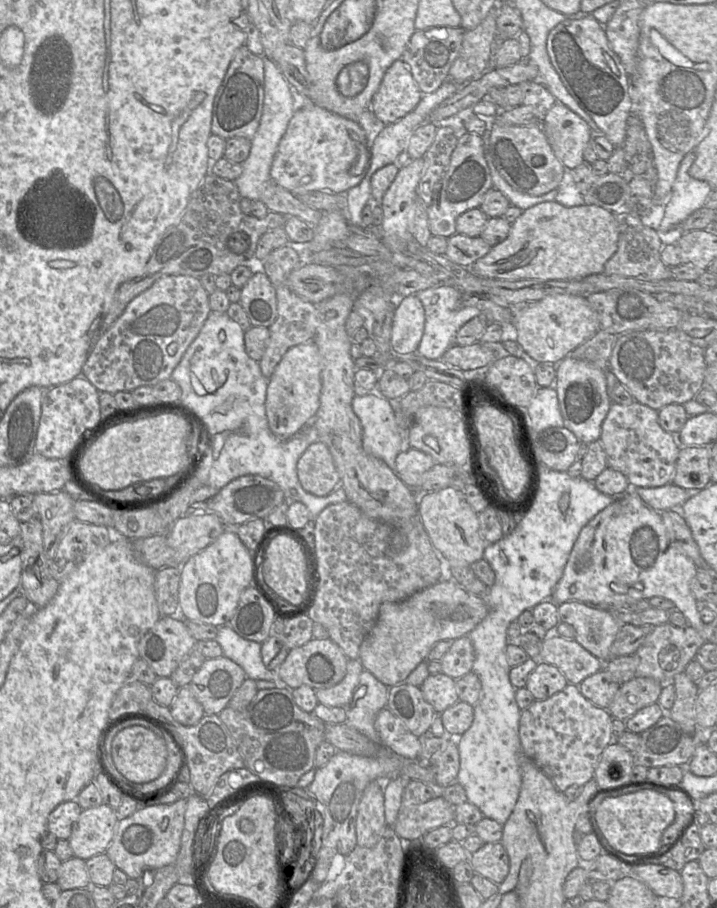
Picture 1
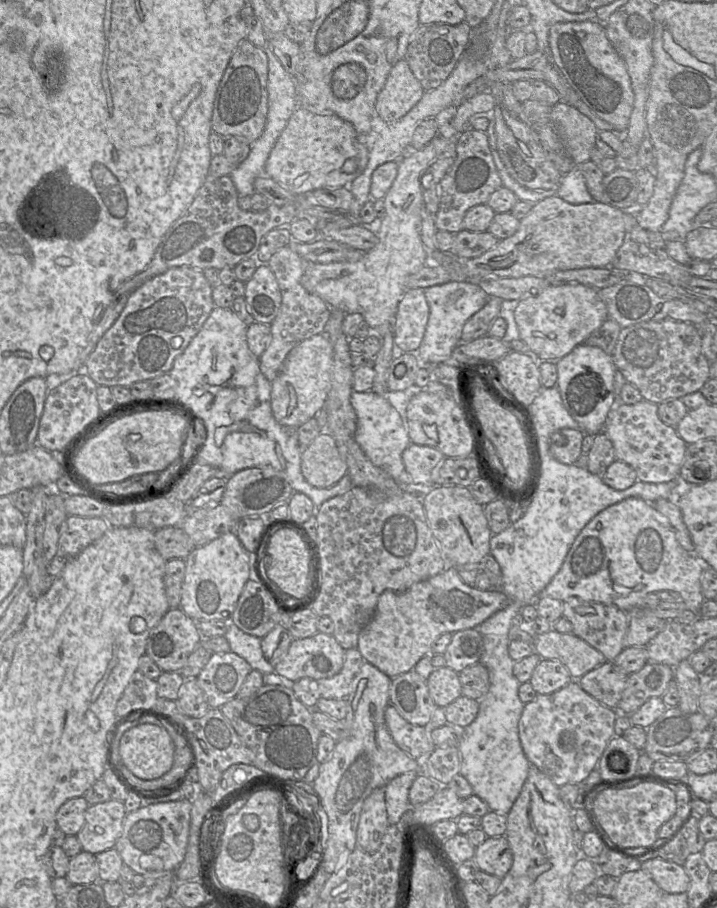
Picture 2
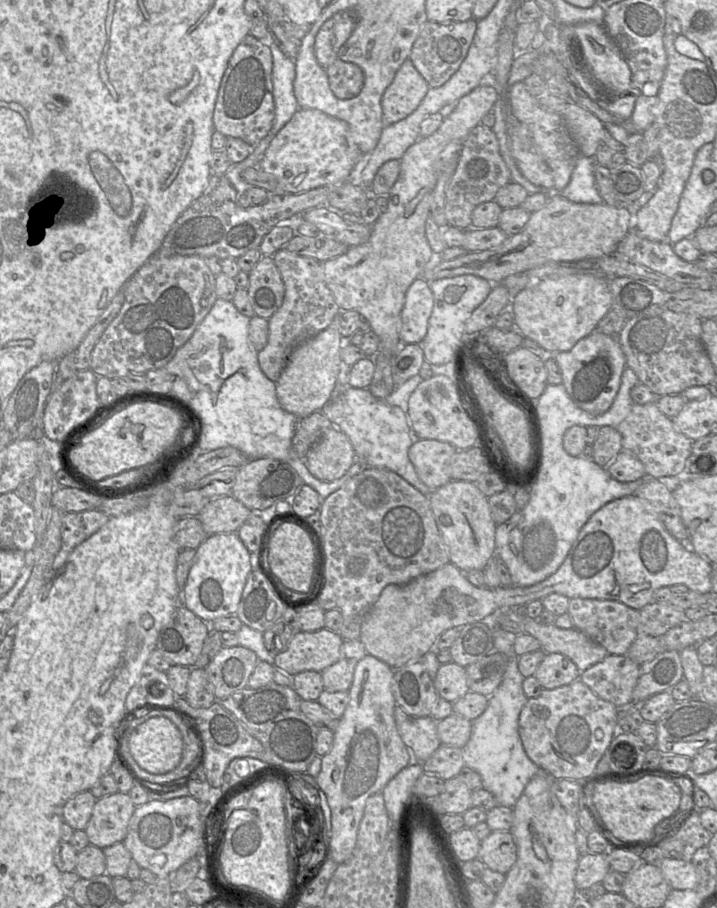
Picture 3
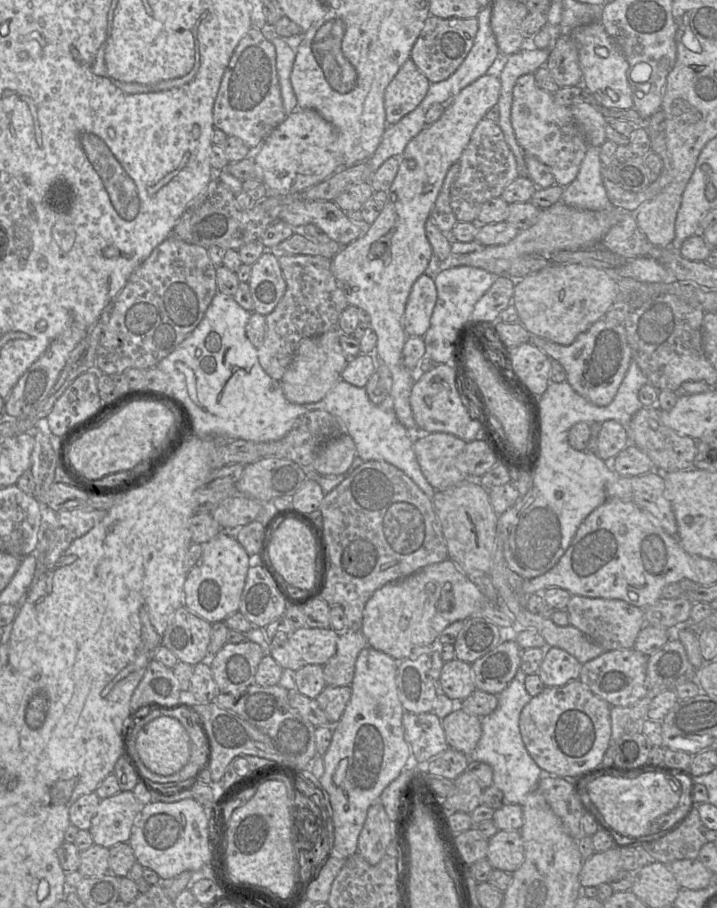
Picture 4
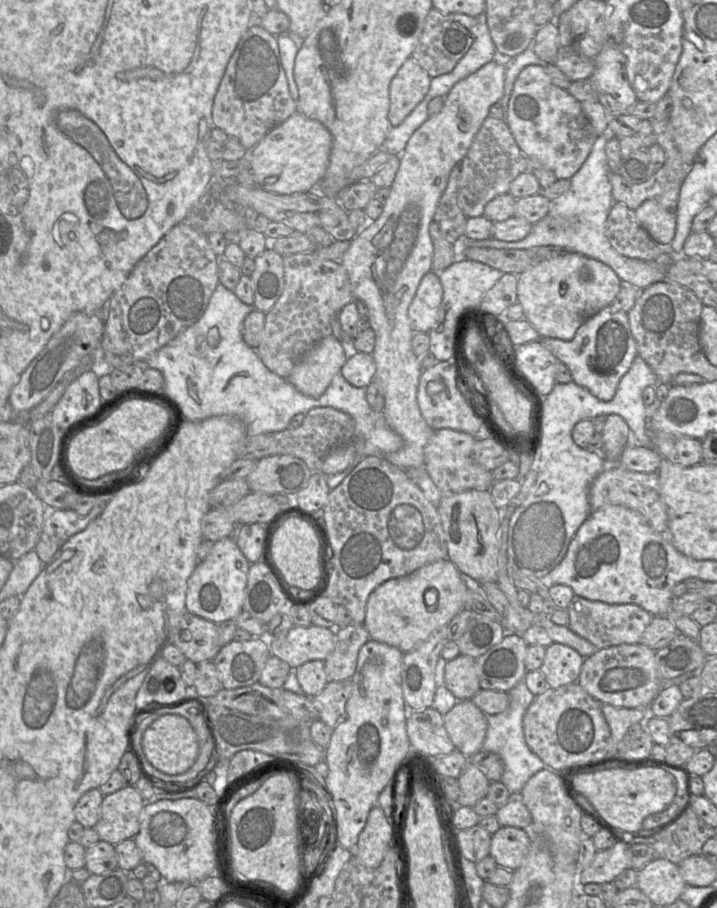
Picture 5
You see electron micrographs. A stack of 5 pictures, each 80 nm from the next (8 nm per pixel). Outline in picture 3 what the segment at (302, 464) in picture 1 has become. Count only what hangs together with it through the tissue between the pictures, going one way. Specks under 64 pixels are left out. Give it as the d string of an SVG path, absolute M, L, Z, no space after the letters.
M331 427L307 452L305 465L317 479L334 481L345 475L355 460L356 453L347 435Z

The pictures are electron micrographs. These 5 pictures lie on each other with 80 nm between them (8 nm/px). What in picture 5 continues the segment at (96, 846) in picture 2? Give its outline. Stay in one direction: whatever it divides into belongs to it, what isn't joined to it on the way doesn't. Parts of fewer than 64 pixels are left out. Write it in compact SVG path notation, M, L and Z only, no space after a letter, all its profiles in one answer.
M124 786L104 795L100 819L93 827L99 838L113 845L134 839L140 830L141 812L145 803L135 786Z

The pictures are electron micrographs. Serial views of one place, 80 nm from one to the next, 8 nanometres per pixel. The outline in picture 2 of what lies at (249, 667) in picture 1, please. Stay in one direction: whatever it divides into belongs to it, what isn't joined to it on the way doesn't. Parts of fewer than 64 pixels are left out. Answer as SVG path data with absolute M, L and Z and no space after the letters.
M230 623L224 636L229 642L230 650L244 658L252 669L262 674L275 672L274 666L264 657L261 638L245 633L234 623Z

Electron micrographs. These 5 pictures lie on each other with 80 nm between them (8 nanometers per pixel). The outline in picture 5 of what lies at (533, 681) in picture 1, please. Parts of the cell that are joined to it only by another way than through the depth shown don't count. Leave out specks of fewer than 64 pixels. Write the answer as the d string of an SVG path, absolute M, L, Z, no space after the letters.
M553 642L546 647L540 671L550 688L558 688L578 681L584 659L572 647Z

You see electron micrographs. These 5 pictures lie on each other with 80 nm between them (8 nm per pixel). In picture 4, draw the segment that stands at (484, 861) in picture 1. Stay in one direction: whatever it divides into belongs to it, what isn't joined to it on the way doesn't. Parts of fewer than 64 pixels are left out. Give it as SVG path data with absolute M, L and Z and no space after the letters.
M497 831L488 840L486 859L493 869L508 873L517 870L524 861L524 846L520 831Z

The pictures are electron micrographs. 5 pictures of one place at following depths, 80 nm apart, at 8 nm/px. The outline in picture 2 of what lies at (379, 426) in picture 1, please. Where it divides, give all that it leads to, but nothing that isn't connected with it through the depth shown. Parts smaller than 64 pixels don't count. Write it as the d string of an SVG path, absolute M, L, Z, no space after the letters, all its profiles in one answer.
M352 391L351 405L357 416L355 440L366 457L377 467L388 473L401 487L414 487L402 461L403 451L411 444L406 424L398 411L383 395L374 391Z

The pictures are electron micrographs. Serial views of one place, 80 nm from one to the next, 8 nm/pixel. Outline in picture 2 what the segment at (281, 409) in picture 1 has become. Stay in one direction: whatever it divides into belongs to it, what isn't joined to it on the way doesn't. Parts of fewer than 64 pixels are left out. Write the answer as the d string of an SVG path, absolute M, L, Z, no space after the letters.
M323 334L295 345L288 353L277 377L271 382L271 408L275 420L288 428L298 428L320 411L331 388L333 347Z

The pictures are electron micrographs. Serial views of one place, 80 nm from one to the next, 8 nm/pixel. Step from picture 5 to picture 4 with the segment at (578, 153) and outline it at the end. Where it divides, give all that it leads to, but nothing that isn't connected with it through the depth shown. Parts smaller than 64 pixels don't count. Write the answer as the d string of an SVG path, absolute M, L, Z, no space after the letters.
M534 74L519 77L513 89L511 123L525 154L549 166L555 185L565 188L576 178L589 146L570 107L555 103L553 94L537 86Z

